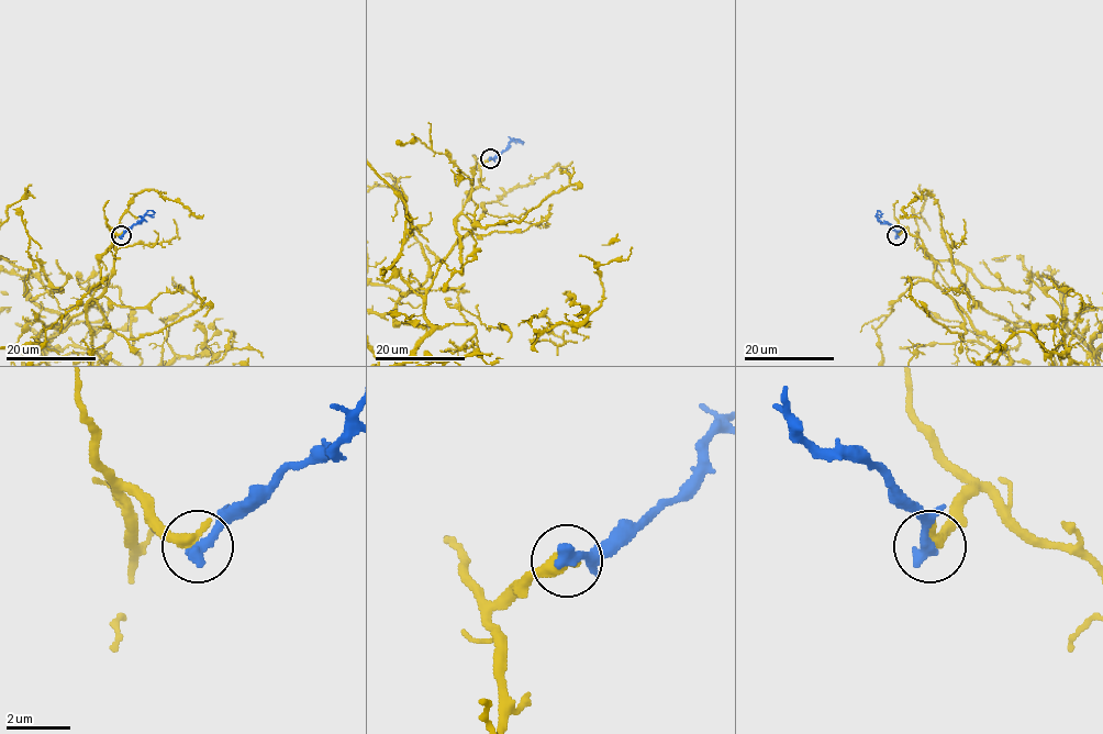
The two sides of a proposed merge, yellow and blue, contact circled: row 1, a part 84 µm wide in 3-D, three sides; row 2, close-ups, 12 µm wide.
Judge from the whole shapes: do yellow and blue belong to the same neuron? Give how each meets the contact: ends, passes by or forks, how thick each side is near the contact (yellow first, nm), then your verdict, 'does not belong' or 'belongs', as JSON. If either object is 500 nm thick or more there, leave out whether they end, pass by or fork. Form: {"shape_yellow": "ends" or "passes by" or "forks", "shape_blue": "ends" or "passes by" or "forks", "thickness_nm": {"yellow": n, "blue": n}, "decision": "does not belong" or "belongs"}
{"shape_yellow": "ends", "shape_blue": "ends", "thickness_nm": {"yellow": 440, "blue": 440}, "decision": "does not belong"}

